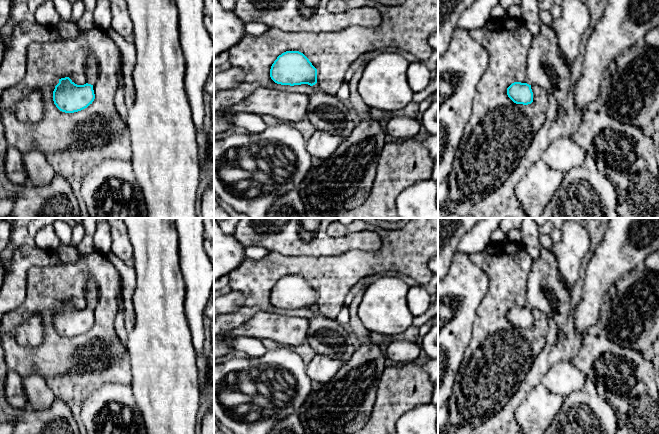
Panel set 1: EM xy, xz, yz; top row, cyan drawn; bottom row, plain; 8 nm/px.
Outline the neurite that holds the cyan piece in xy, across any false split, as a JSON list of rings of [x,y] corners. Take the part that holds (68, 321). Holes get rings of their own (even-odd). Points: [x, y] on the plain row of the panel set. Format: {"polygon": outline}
{"polygon": [[[94,280],[87,283],[87,307],[75,308],[69,301],[59,303],[53,315],[53,325],[56,331],[65,337],[74,337],[87,332],[95,323],[93,309],[98,302],[98,288]]]}

